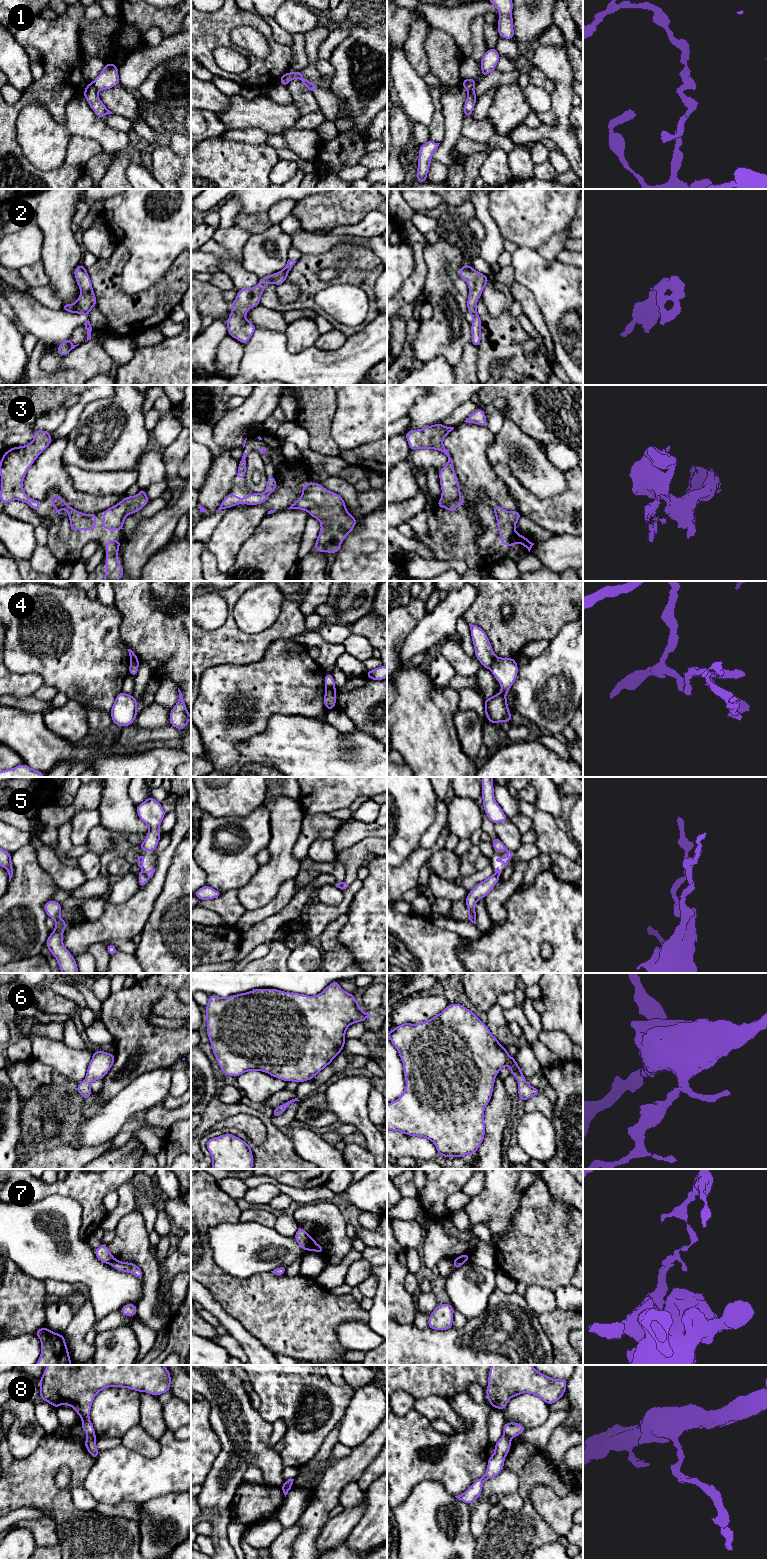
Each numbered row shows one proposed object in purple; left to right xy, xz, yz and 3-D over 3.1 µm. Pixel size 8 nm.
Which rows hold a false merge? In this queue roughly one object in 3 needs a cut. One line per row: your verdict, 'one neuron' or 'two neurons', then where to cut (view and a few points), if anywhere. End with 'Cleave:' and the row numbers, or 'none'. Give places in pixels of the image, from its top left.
1: two neurons; cut xy (91, 83), (97, 91)
2: one neuron; cut none
3: one neuron; cut none
4: two neurons; cut yz (495, 656), (489, 668)
5: two neurons; cut xy (144, 873), (149, 877)
6: one neuron; cut none
7: two neurons; cut xz (309, 1236), (309, 1244), (312, 1249)
8: two neurons; cut xy (94, 1434), (87, 1438)
Cleave: 1, 4, 5, 7, 8

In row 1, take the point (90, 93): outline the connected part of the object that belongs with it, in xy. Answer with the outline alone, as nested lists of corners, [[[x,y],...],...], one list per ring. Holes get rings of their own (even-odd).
[[[88,83],[86,85],[83,95],[98,118],[112,114],[112,112],[108,110],[104,103],[100,100],[98,91],[95,89],[92,83]]]

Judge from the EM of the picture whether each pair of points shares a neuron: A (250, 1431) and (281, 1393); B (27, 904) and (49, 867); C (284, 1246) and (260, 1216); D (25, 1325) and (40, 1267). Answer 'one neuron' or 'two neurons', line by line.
A: two neurons
B: two neurons
C: two neurons
D: two neurons

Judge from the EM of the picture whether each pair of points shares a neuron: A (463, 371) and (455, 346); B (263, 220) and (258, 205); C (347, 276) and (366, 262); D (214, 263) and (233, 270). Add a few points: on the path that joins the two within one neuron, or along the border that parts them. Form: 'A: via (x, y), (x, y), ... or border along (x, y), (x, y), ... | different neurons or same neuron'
A: border along (470, 342), (464, 347), (461, 359), (455, 367) | different neurons
B: border along (241, 212), (246, 214), (266, 213) | different neurons
C: via (352, 275), (361, 267) | same neuron
D: border along (202, 252), (217, 255), (223, 270) | different neurons

